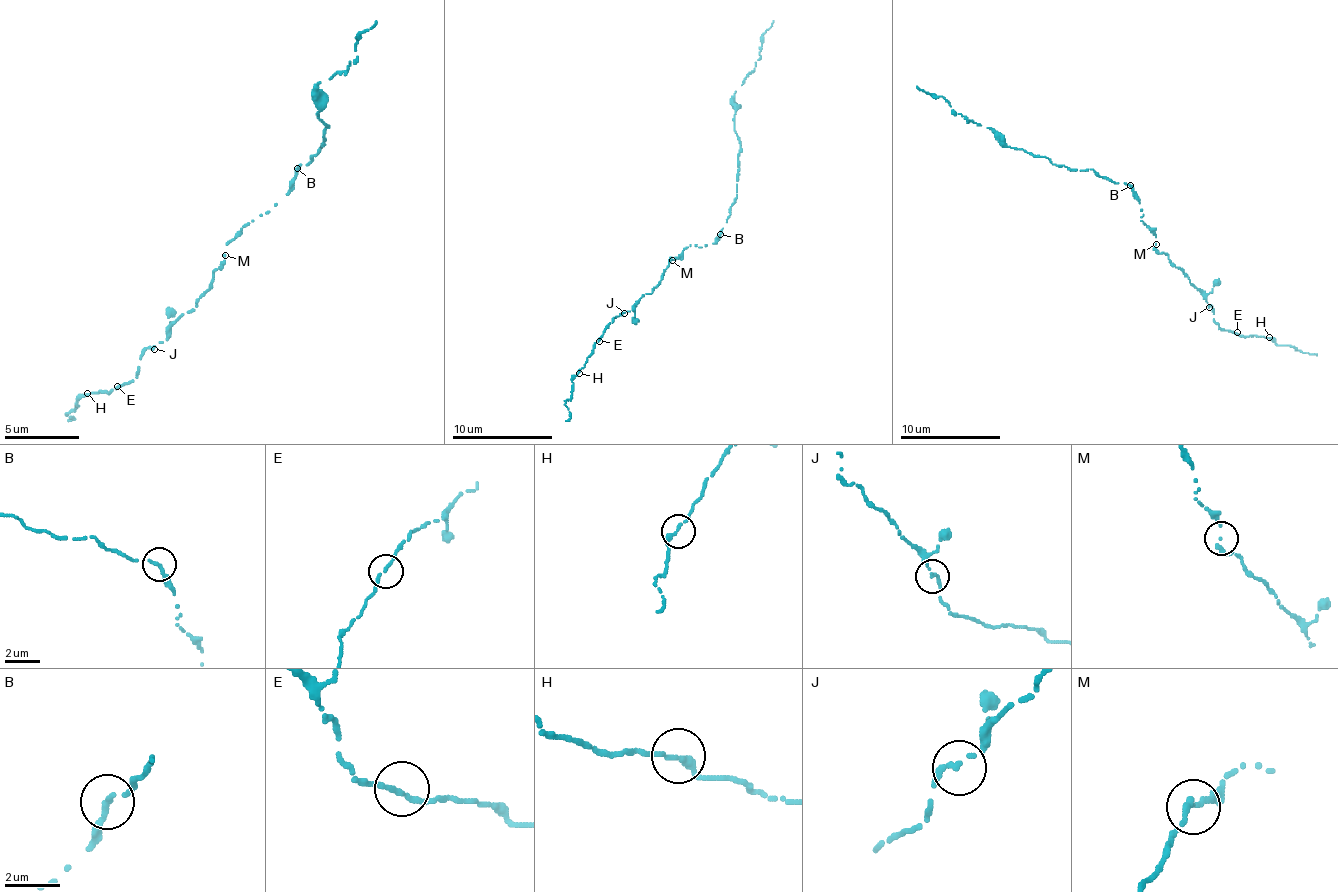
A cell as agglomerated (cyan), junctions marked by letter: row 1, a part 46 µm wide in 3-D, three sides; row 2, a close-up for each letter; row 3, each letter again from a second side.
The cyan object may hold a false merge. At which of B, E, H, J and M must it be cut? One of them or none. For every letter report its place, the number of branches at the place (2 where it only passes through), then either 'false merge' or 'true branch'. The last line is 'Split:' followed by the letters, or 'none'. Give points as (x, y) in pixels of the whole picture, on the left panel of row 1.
B: place (297, 168); branches 2; true branch
E: place (117, 386); branches 2; true branch
H: place (87, 393); branches 2; true branch
J: place (154, 349); branches 2; true branch
M: place (225, 255); branches 2; true branch
Split: none

